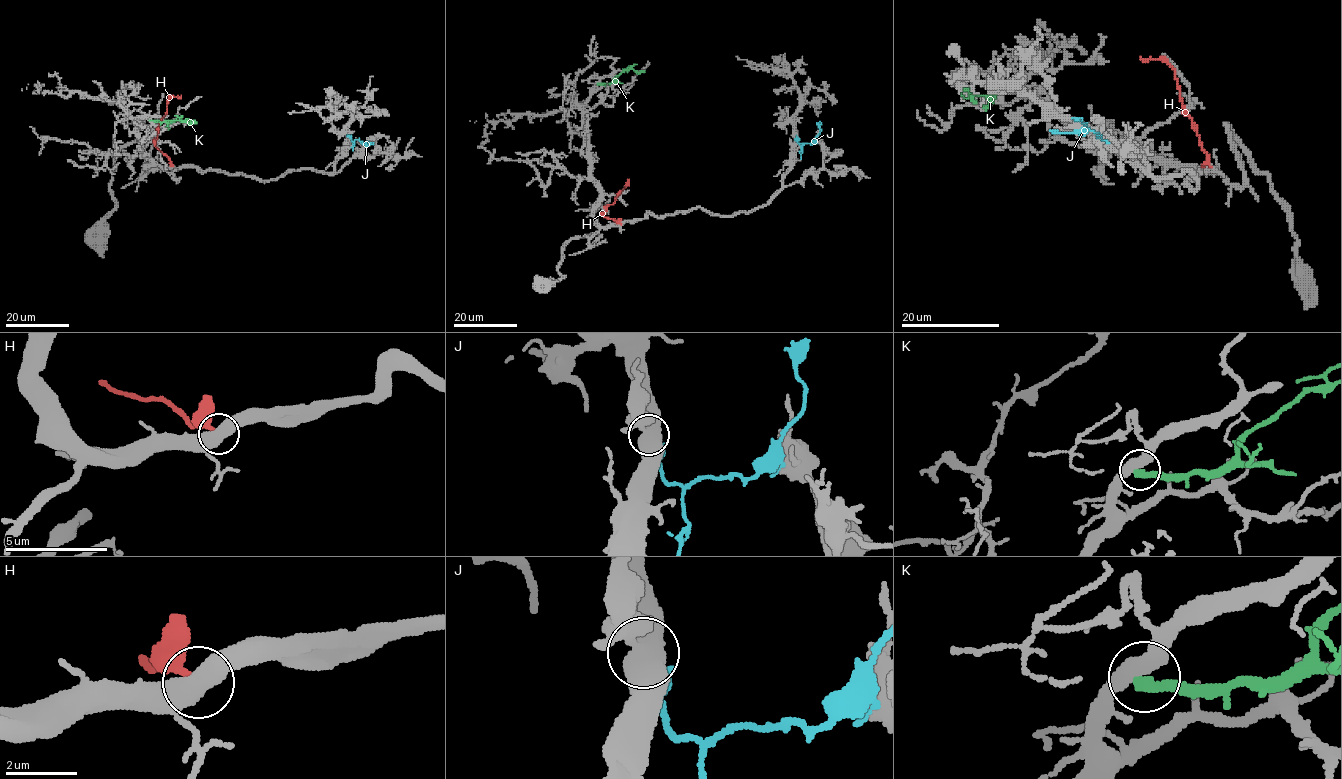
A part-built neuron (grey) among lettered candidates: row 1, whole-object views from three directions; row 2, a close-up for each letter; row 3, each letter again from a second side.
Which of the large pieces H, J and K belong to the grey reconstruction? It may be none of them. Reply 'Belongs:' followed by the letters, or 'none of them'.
Belongs: none of them

